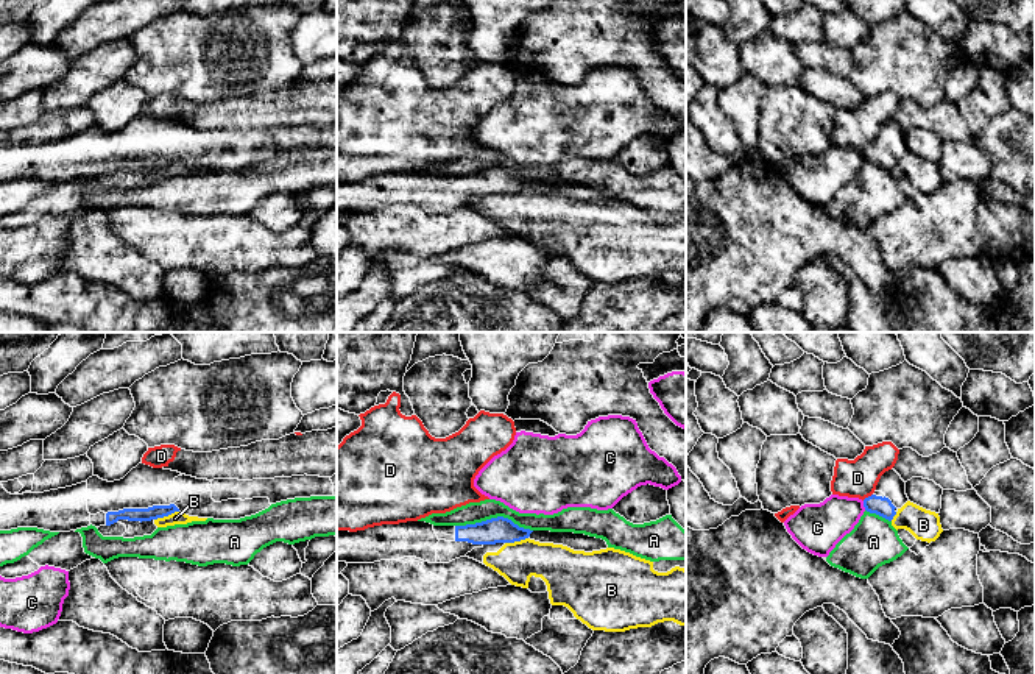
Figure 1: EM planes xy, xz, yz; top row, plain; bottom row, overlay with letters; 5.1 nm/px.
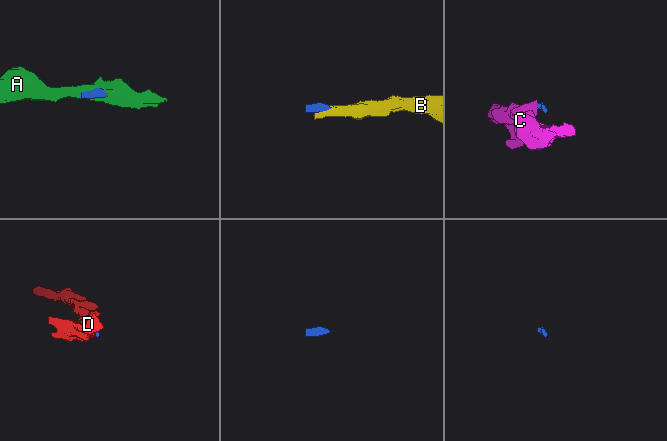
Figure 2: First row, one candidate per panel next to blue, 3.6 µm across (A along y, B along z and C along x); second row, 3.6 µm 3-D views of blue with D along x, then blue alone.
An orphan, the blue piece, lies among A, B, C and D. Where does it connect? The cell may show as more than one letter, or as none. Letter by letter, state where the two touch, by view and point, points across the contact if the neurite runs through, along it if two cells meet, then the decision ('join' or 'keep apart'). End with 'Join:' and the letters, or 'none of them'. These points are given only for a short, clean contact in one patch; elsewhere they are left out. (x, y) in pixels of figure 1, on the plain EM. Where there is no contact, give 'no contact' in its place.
A: contact xz (494, 169); border xz (455, 175), (474, 175), (507, 167), (532, 181); keep apart
B: contact xy (166, 166); border xy (178, 161), (155, 170); keep apart
C: contact yz (864, 156); border yz (862, 152), (865, 159); keep apart
D: contact yz (868, 147); border yz (872, 144), (862, 150); keep apart
Join: none of them

